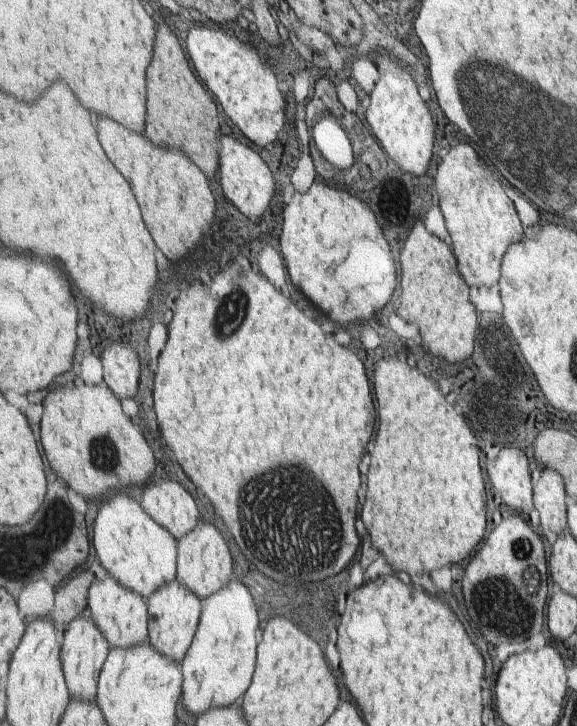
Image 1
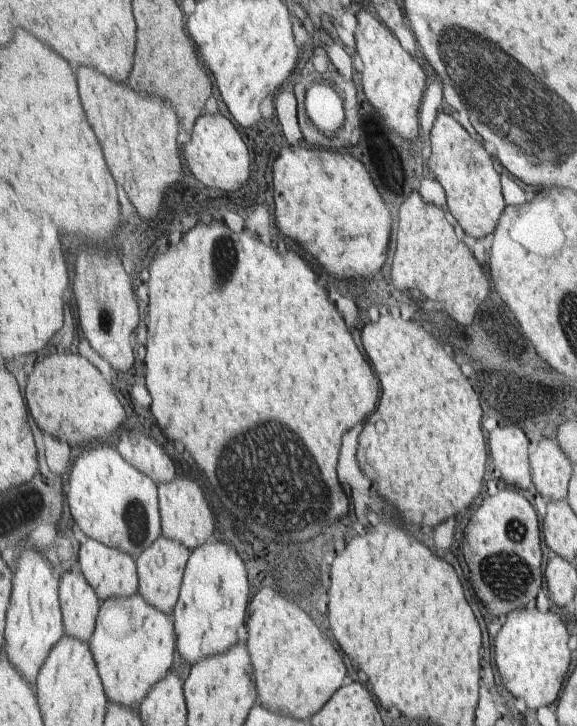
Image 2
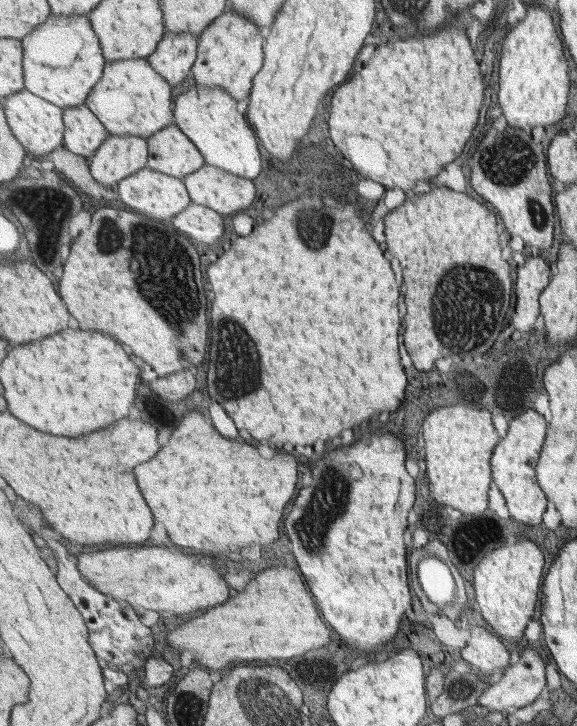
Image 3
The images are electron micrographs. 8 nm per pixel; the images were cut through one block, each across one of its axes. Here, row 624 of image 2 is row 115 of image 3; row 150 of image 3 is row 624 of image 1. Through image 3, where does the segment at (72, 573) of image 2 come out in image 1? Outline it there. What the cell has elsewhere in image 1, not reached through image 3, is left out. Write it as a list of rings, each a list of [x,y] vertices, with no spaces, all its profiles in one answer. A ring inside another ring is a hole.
[[[89,606],[83,615],[75,619],[64,635],[62,664],[71,697],[78,701],[95,701],[98,698],[100,676],[110,653],[110,644],[97,626]]]

